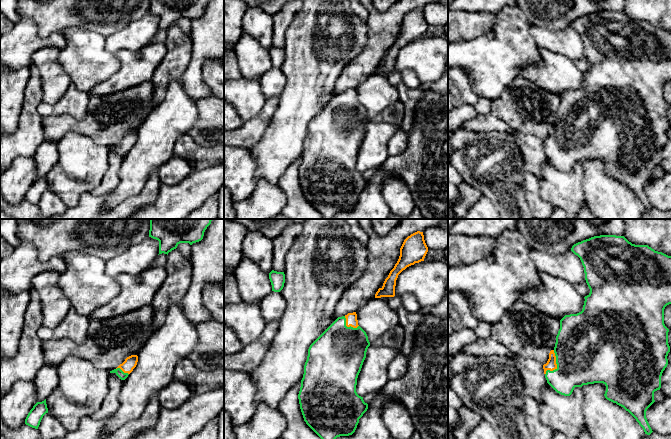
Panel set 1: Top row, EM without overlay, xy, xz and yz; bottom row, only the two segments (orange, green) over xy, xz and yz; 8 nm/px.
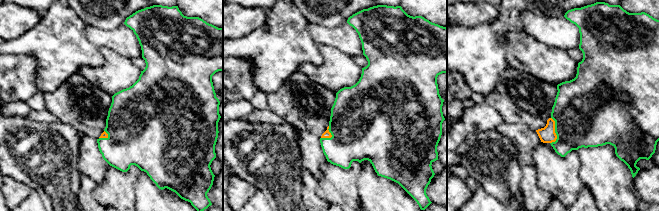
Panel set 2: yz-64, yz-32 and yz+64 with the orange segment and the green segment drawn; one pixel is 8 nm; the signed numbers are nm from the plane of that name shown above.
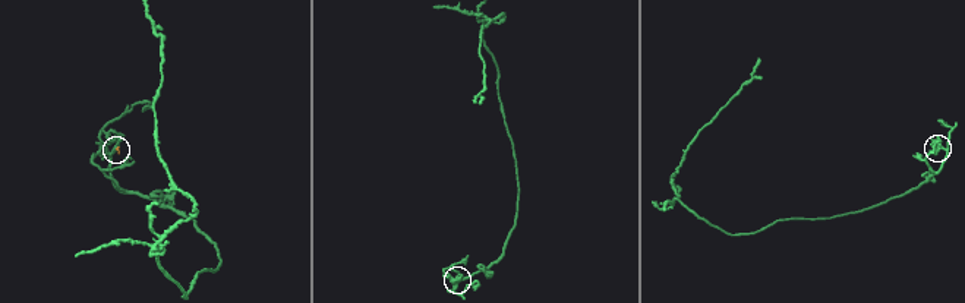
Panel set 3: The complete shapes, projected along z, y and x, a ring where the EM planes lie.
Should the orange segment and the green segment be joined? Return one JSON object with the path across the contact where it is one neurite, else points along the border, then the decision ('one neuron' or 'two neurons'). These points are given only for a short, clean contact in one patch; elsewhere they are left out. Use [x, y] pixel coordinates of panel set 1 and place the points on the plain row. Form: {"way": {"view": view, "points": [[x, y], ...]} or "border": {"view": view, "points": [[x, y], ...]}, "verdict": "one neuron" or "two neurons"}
{"way": {"view": "yz", "points": [[551, 141], [556, 141], [570, 141], [585, 130]]}, "verdict": "one neuron"}

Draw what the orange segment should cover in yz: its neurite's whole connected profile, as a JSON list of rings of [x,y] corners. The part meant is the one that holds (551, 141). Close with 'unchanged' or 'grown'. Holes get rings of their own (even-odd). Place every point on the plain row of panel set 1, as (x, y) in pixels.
[[[616,11],[591,13],[574,20],[571,27],[582,38],[590,69],[584,73],[581,88],[565,91],[560,96],[555,123],[543,141],[547,159],[564,172],[570,172],[575,163],[603,159],[606,162],[605,174],[628,187],[645,210],[650,211],[653,207],[646,187],[655,178],[654,168],[661,164],[661,152],[668,141],[670,128],[664,85],[671,80],[671,32],[648,21],[632,20],[624,12]]]; grown

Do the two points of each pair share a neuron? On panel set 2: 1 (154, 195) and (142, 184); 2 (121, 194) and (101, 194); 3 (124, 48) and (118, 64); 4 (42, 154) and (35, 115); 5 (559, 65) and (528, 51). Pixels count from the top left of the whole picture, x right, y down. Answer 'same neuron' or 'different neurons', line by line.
1: same neuron
2: same neuron
3: different neurons
4: different neurons
5: same neuron

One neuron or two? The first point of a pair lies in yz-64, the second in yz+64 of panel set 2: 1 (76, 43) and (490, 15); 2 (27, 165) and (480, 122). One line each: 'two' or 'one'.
1: two
2: two

